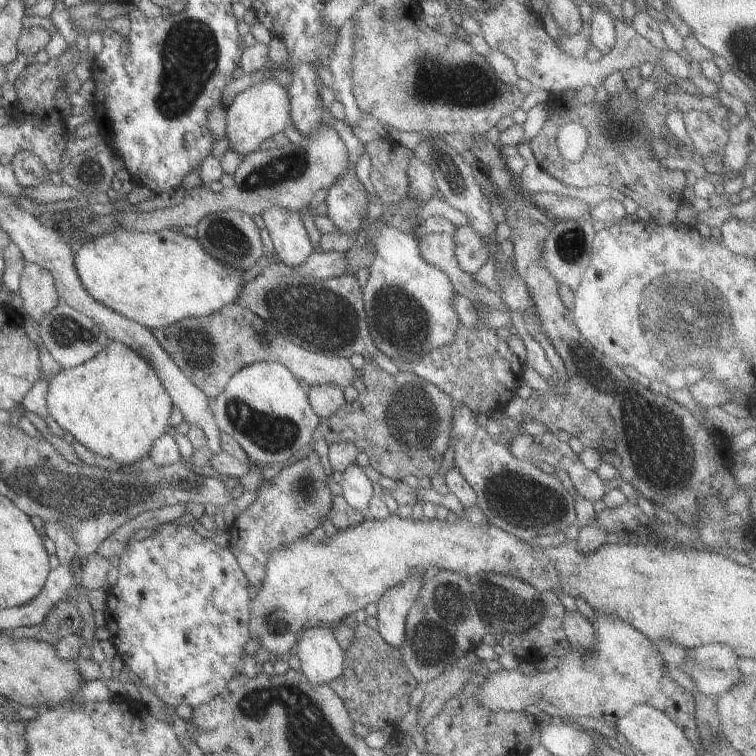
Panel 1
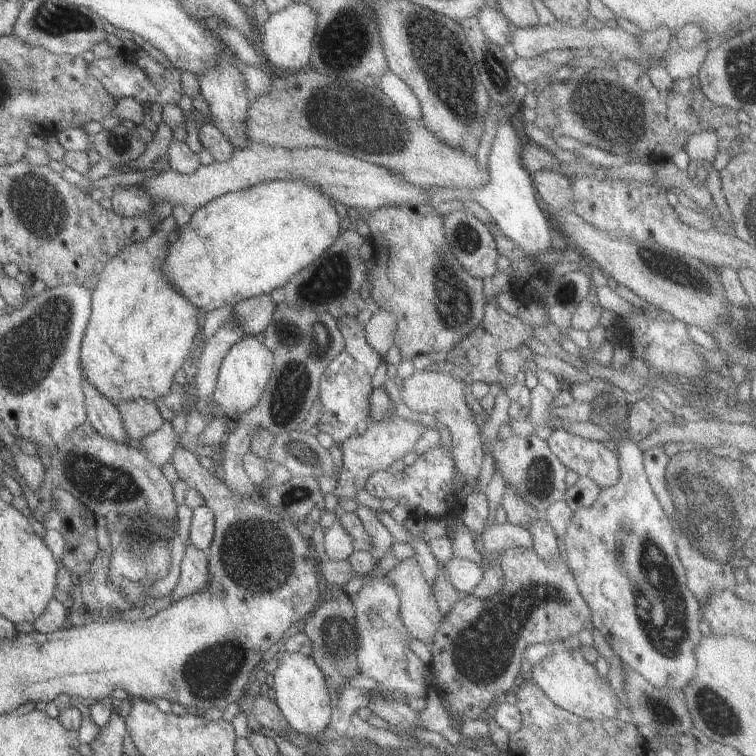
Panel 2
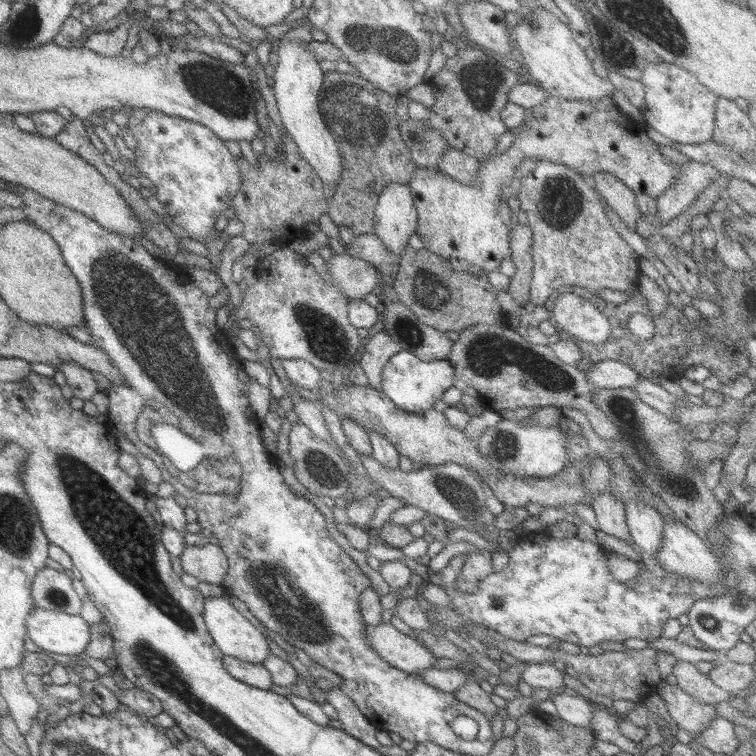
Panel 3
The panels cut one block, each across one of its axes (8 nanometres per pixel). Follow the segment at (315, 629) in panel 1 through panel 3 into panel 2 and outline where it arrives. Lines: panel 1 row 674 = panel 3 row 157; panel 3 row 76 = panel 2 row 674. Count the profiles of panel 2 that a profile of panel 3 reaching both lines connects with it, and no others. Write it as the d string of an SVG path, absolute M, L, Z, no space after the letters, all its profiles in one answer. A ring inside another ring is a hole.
M282 651L281 662L273 672L274 687L276 691L276 705L286 724L296 733L309 736L320 736L331 722L332 698L326 685L322 670L310 656L300 652Z

